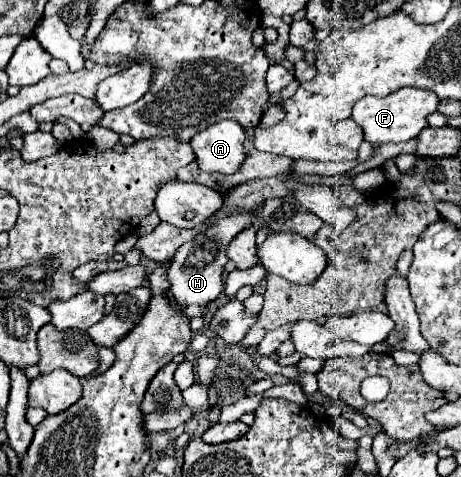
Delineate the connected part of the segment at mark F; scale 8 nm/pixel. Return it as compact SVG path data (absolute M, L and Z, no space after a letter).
M402 88L384 98L376 98L376 96L360 98L354 104L352 118L356 124L362 126L364 140L368 140L370 144L408 142L408 140L416 138L428 126L426 118L428 118L428 114L436 112L436 106L438 106L438 96L434 92L418 90L418 88Z

